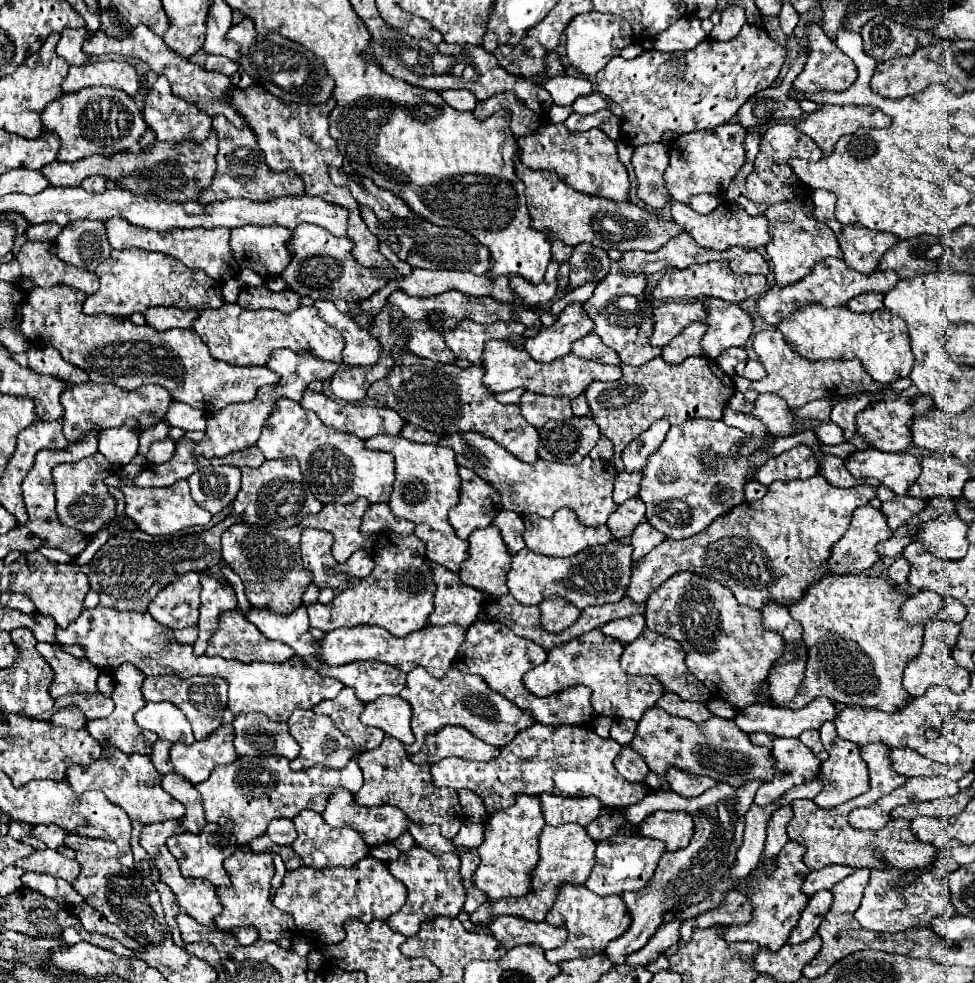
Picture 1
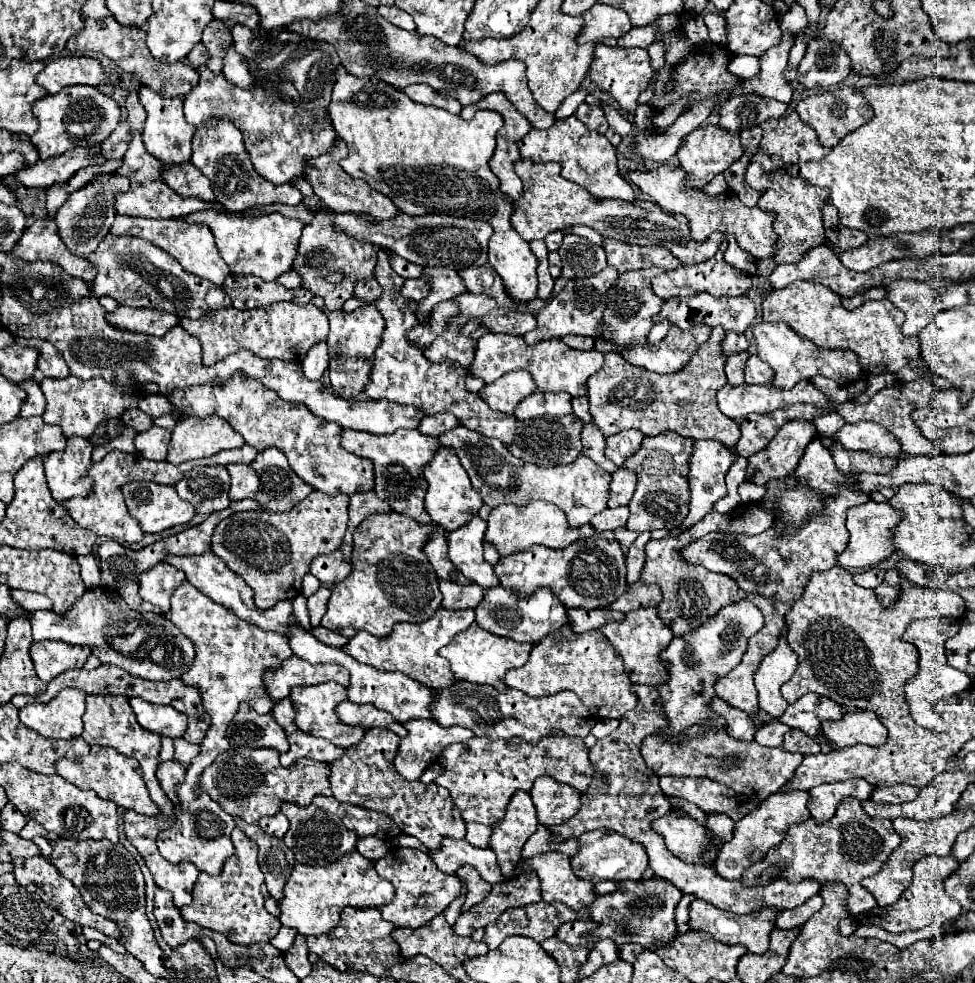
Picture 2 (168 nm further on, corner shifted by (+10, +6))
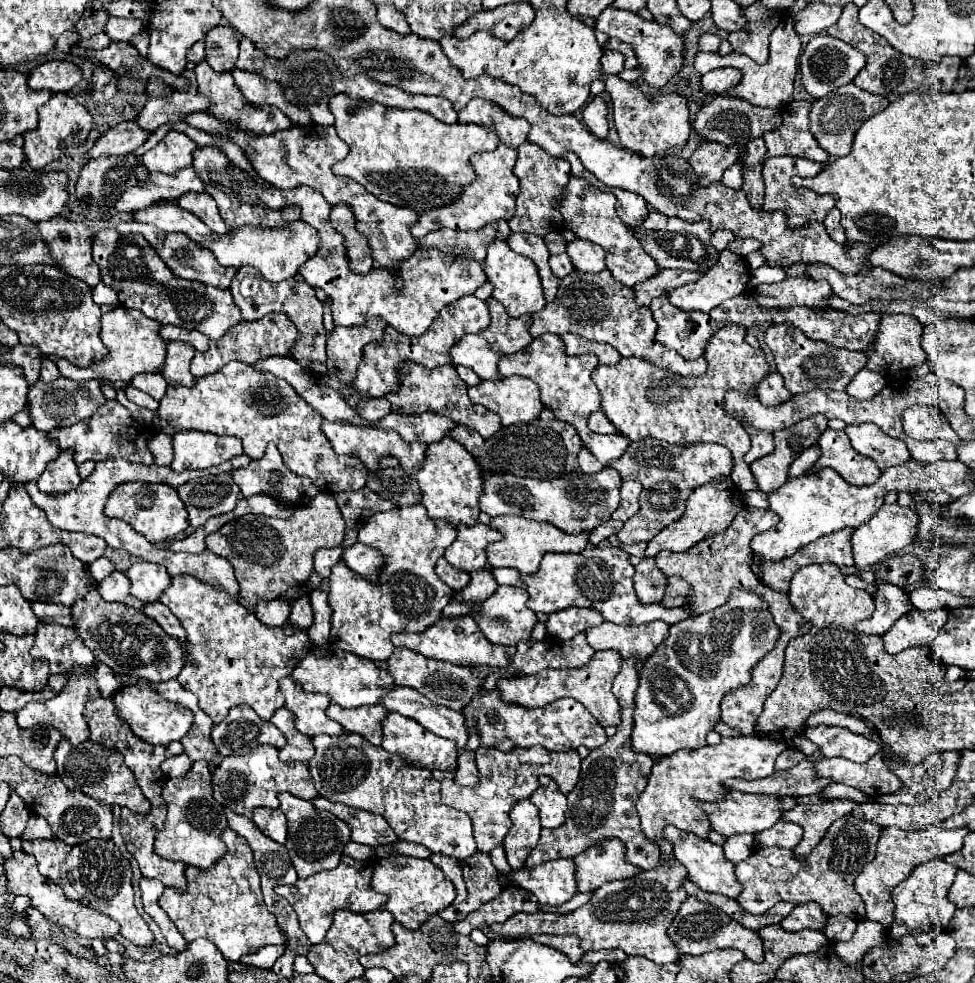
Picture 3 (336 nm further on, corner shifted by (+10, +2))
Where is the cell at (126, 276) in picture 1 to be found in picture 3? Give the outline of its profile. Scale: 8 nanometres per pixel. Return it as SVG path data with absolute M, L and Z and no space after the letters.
M103 229L93 241L93 261L101 269L101 281L117 293L123 307L139 309L145 317L157 319L161 325L199 329L207 337L217 339L241 321L241 313L227 289L215 289L173 275L141 235L119 235L115 229Z

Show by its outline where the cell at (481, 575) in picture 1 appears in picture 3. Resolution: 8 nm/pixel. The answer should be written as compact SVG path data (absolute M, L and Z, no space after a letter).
M475 523L473 527L459 525L457 539L447 547L445 559L459 571L475 573L485 569L485 547L491 541L499 541L501 533L495 533L489 525Z

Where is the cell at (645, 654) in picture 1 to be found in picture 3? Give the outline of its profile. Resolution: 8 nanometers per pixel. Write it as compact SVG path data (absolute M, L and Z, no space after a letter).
M605 621L587 631L587 641L595 651L617 649L623 659L643 663L655 653L667 635L669 625L665 621L651 621L645 625L615 625Z

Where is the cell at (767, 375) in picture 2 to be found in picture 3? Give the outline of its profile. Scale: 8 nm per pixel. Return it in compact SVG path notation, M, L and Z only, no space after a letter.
M769 371L759 383L757 383L757 397L765 401L765 405L779 405L781 401L791 399L791 393L783 387L781 375L777 371Z

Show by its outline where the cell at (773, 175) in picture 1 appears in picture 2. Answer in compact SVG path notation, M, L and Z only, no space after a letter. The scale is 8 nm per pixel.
M791 111L781 119L769 119L769 121L761 123L761 129L763 129L763 139L761 139L759 149L753 155L753 159L751 159L749 167L747 167L747 173L745 173L745 181L757 191L767 191L769 189L771 177L773 177L773 169L785 167L789 163L819 161L819 159L825 157L825 149L817 141L815 129L805 125L805 121L801 121L797 117L797 111Z

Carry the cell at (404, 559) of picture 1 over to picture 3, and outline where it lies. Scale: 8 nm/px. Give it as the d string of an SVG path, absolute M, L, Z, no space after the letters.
M421 503L373 515L359 529L357 541L381 551L385 565L379 571L377 583L359 577L343 561L331 569L331 643L367 659L385 661L395 649L391 643L393 633L421 633L429 629L441 617L443 607L453 595L449 585L435 575L435 563L455 541L455 535L457 529L447 521L433 521L427 517Z

